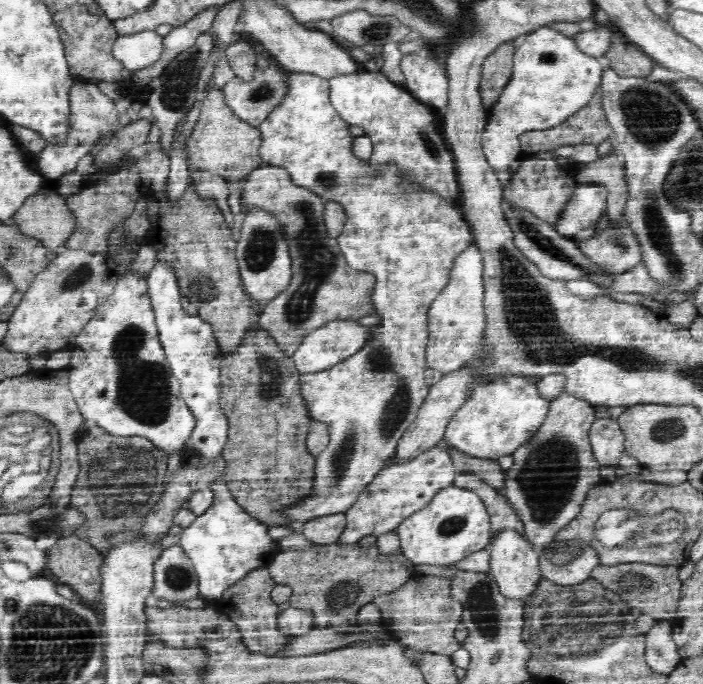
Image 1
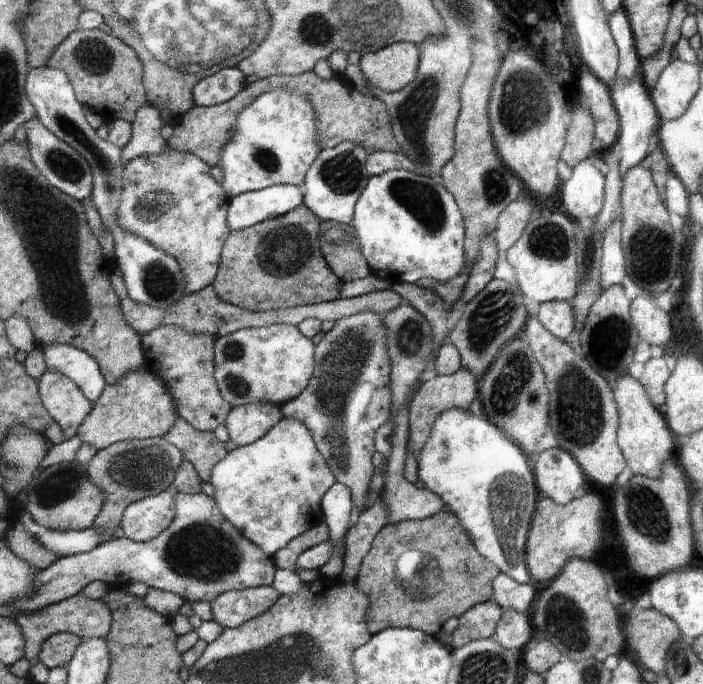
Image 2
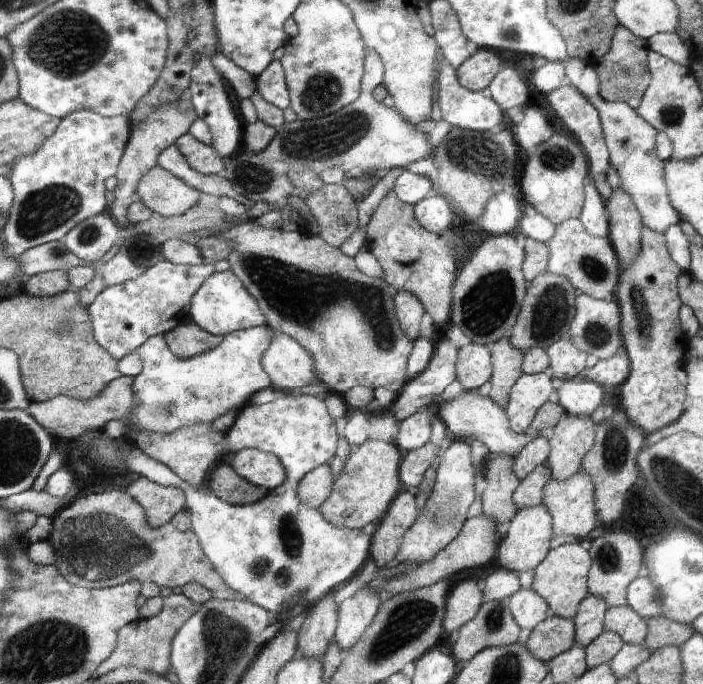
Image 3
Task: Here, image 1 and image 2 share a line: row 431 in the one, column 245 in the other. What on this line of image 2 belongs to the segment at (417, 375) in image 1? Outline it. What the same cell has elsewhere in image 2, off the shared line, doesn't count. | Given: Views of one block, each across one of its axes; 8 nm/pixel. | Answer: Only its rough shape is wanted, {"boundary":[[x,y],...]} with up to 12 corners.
{"boundary":[[294,325],[215,338],[214,378],[232,406],[283,405],[314,372]]}

